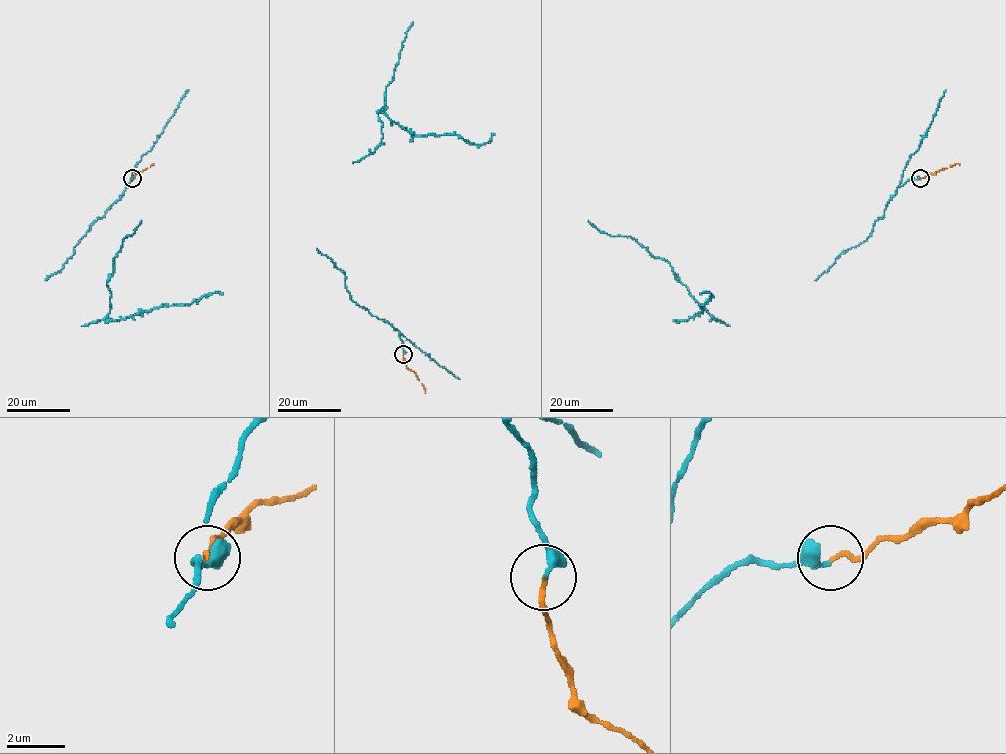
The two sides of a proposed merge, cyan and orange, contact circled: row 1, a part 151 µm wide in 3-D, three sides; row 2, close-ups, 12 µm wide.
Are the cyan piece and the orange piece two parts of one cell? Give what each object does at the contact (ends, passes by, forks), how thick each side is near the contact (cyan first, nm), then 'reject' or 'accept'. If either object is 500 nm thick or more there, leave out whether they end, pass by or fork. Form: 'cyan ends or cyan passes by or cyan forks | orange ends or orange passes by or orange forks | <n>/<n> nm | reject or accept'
cyan passes by | orange ends | 240/160 nm | accept

